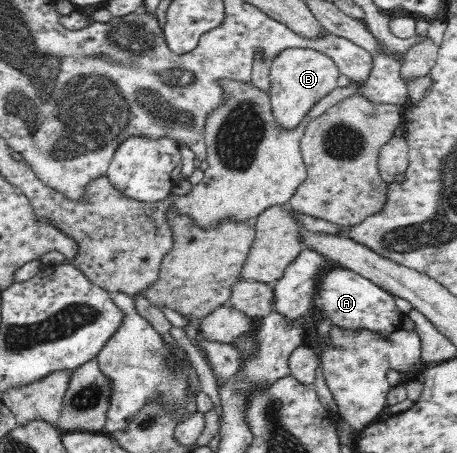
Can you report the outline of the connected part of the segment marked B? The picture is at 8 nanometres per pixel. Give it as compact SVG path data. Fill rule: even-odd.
M288 48L270 62L269 99L275 121L286 132L300 126L312 106L338 87L340 70L336 62L312 48Z

